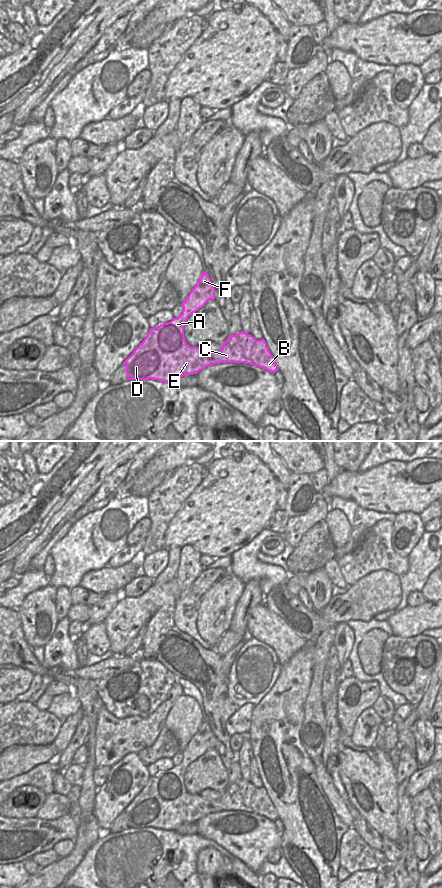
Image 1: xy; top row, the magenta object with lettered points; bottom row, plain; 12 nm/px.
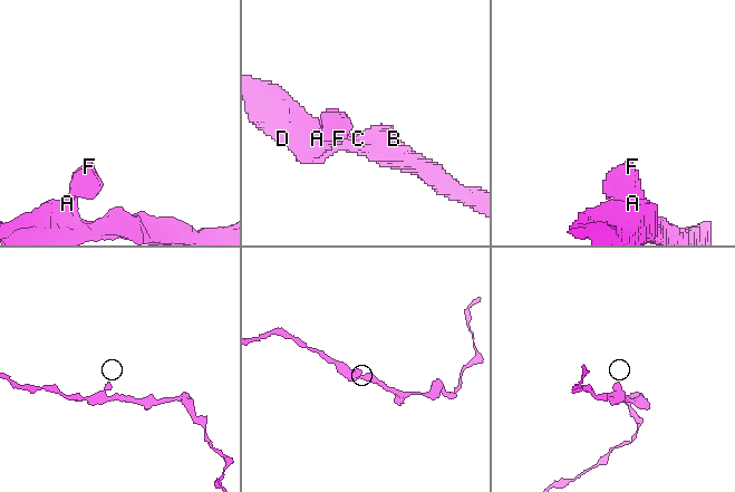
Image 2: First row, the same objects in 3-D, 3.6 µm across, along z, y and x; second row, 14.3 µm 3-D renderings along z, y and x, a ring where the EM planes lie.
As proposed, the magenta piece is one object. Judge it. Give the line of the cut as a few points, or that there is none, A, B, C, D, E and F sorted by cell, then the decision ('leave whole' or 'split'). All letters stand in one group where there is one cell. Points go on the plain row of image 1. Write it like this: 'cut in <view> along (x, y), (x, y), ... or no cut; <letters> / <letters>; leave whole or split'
no cut; A B C D E F; leave whole

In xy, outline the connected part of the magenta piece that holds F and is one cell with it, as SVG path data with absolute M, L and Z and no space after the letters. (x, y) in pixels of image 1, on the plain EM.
M203 720L196 734L191 738L185 749L181 752L182 762L170 770L150 776L147 784L133 801L123 810L126 815L128 828L158 828L160 830L175 831L185 823L197 822L208 814L221 811L245 811L261 815L271 821L278 819L278 813L267 795L264 787L256 788L246 780L230 783L222 792L218 800L203 799L199 795L191 795L184 785L184 775L190 763L202 756L209 748L215 747L215 736L206 720Z

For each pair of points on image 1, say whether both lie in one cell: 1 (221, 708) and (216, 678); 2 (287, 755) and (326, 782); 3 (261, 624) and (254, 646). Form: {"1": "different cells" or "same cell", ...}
{"1": "same cell", "2": "different cells", "3": "different cells"}

